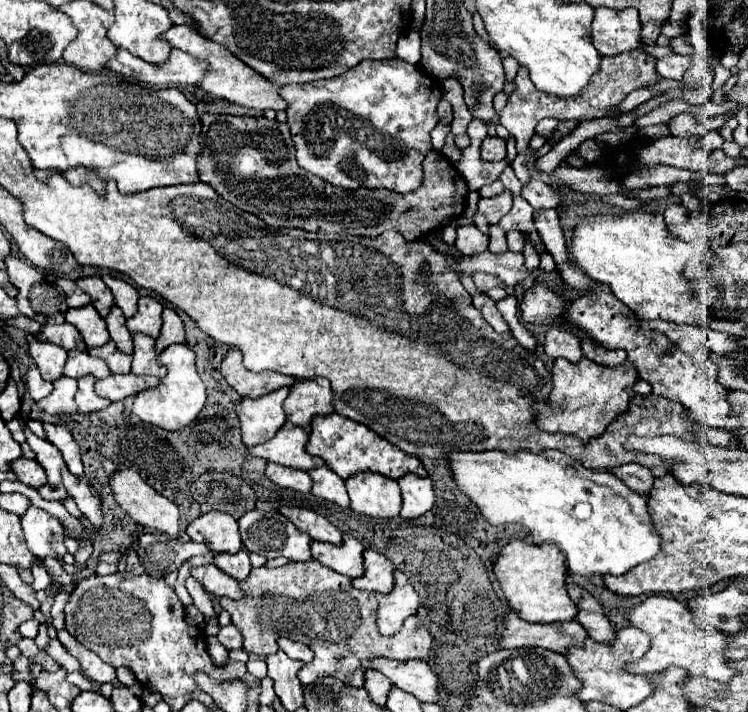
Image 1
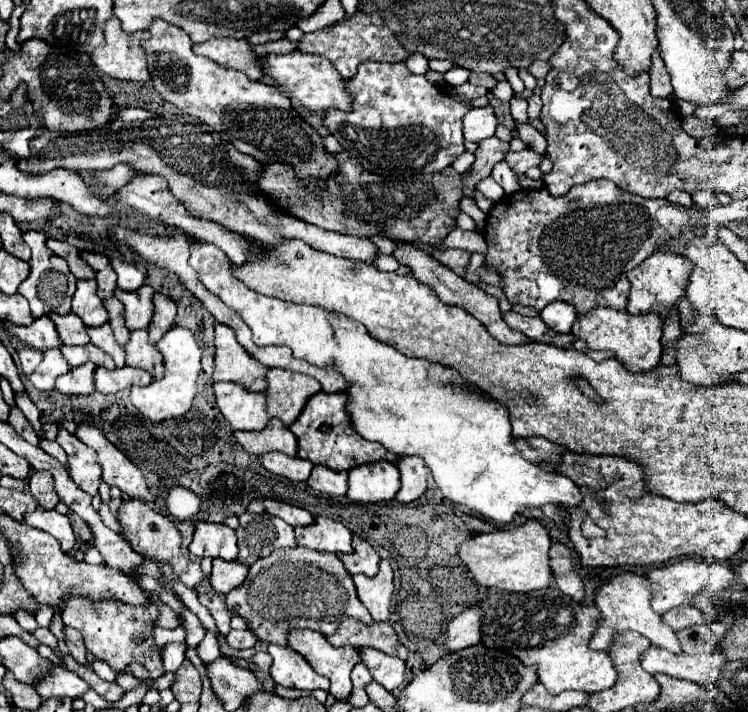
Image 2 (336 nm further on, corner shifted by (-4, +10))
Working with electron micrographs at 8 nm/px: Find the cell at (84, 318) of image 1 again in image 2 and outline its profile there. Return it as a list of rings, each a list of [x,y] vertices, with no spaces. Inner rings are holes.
[[[77,281],[77,291],[73,295],[73,313],[83,319],[87,327],[99,327],[107,323],[107,311],[103,301],[97,297],[95,281]]]

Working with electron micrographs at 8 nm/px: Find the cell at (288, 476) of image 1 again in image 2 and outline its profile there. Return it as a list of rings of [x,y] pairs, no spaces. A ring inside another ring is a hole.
[[[265,453],[259,457],[261,465],[279,477],[285,477],[289,481],[307,481],[313,469],[313,463],[299,457],[289,457],[285,453]]]

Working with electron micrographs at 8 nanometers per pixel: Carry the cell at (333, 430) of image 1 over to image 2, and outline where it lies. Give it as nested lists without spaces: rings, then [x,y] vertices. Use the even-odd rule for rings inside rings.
[[[315,393],[305,409],[301,411],[301,415],[297,417],[297,421],[291,425],[297,441],[299,441],[299,451],[297,457],[301,459],[309,459],[313,465],[325,465],[329,469],[335,471],[349,471],[353,467],[359,465],[367,465],[367,463],[375,463],[375,461],[399,461],[399,455],[389,453],[387,449],[383,449],[383,445],[379,443],[371,443],[367,439],[363,439],[351,423],[351,417],[347,413],[347,393]]]

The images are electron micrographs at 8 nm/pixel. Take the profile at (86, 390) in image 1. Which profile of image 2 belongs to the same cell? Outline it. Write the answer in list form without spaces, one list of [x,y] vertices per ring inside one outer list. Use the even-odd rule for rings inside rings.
[[[87,363],[81,367],[69,369],[63,377],[57,381],[57,391],[65,395],[91,395],[95,391],[95,365]]]

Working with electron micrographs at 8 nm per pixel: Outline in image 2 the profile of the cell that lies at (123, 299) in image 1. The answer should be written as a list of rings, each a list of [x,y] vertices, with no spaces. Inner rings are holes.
[[[111,259],[111,265],[115,269],[115,273],[119,275],[117,279],[117,287],[123,291],[135,291],[145,283],[145,275],[131,263],[125,263],[121,259]]]

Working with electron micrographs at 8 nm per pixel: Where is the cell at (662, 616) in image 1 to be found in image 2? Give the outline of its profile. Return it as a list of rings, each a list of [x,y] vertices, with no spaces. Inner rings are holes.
[[[623,573],[611,581],[605,581],[603,587],[595,595],[595,605],[601,609],[603,621],[601,627],[595,631],[593,639],[589,641],[589,647],[595,651],[609,651],[615,639],[623,631],[637,631],[639,635],[647,637],[655,647],[667,649],[671,653],[683,653],[681,643],[677,639],[675,629],[671,629],[667,623],[663,623],[663,617],[651,609],[651,599],[653,599],[653,589],[647,577],[635,575],[635,573]]]

